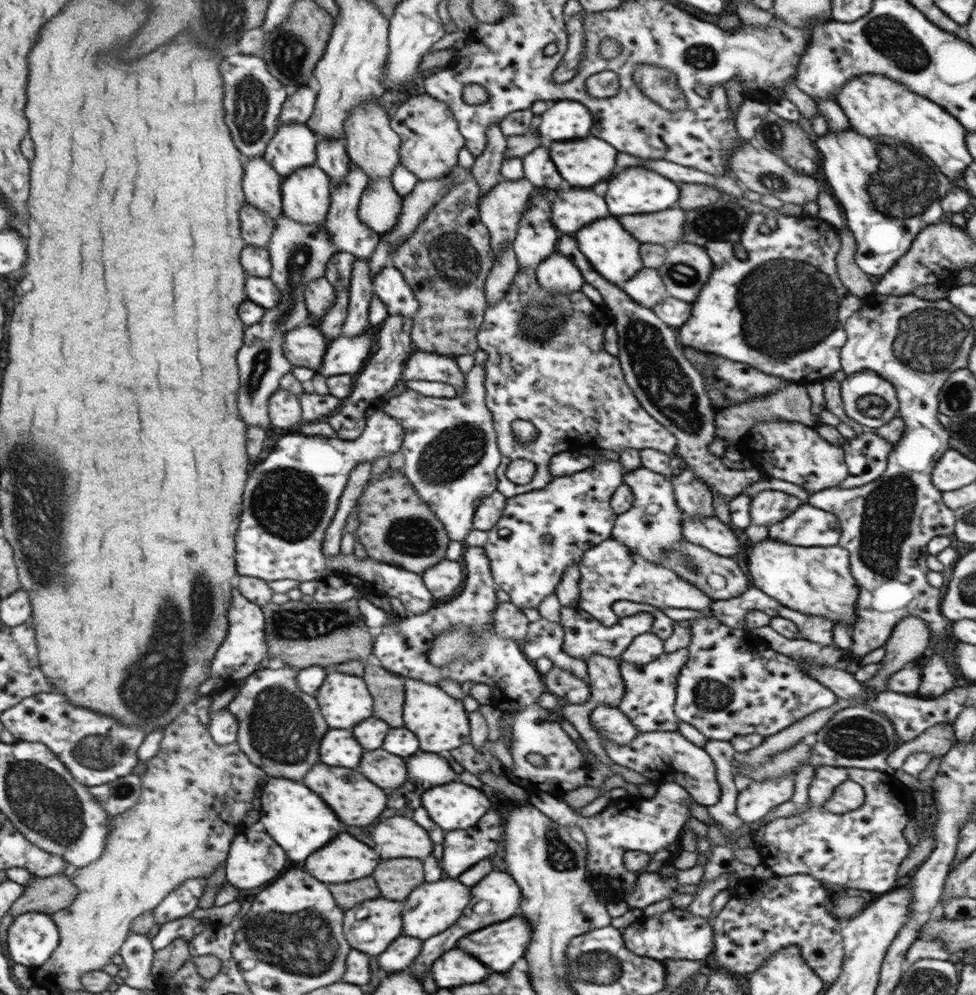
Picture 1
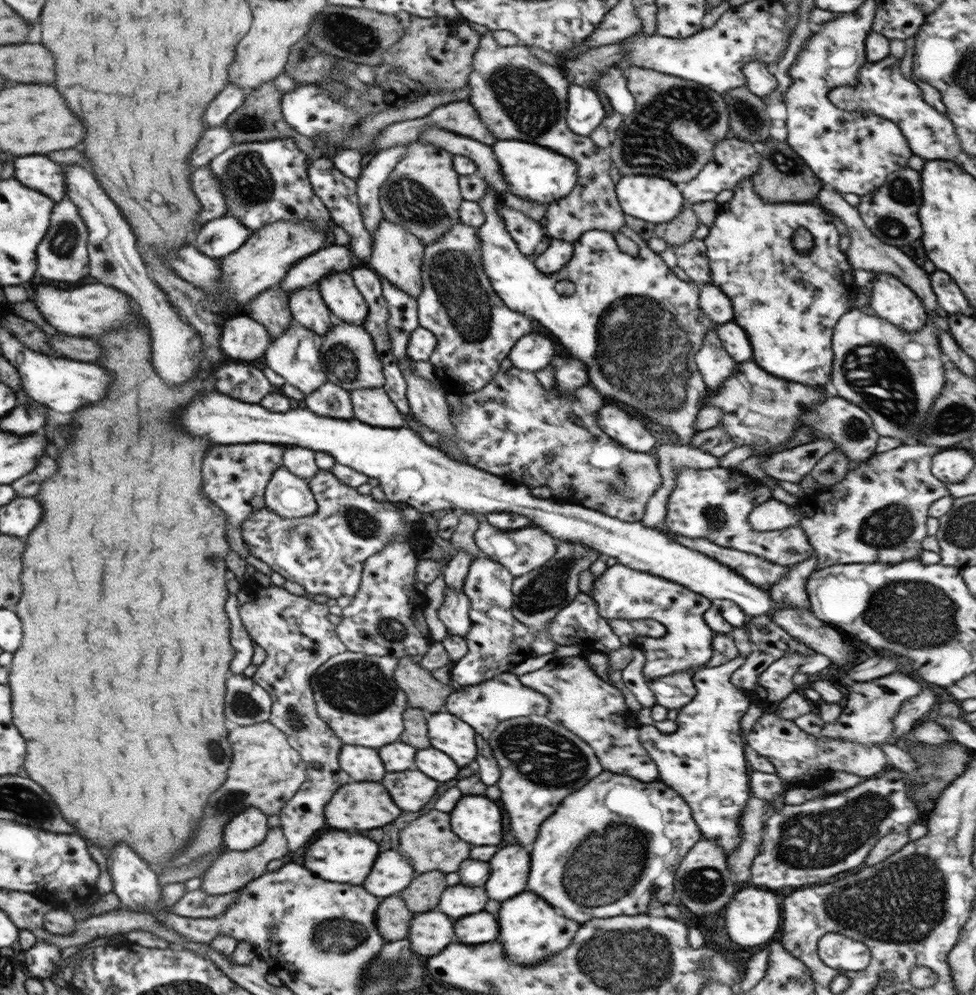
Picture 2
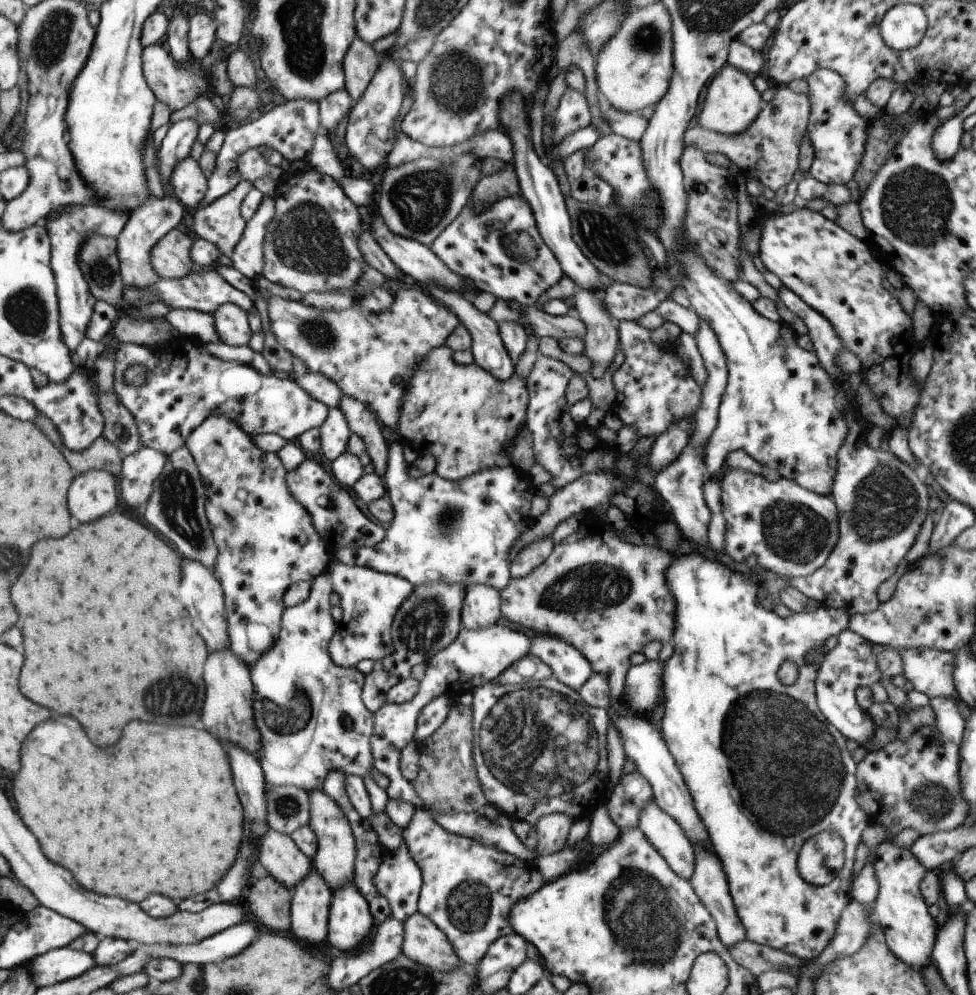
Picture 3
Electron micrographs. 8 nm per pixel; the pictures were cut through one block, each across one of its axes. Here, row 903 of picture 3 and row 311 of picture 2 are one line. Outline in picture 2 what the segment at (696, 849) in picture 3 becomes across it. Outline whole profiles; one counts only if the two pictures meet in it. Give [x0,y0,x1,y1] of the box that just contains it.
[698,283,733,325]

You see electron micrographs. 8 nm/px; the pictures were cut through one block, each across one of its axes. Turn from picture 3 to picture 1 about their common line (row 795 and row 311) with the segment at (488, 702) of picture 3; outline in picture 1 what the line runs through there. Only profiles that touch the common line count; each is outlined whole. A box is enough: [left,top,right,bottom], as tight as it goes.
[476,267,677,498]

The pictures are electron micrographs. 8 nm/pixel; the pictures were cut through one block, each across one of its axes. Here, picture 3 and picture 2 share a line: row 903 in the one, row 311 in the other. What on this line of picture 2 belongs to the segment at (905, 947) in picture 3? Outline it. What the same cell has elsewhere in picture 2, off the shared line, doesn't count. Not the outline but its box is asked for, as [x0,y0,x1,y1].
[869,273,927,331]

